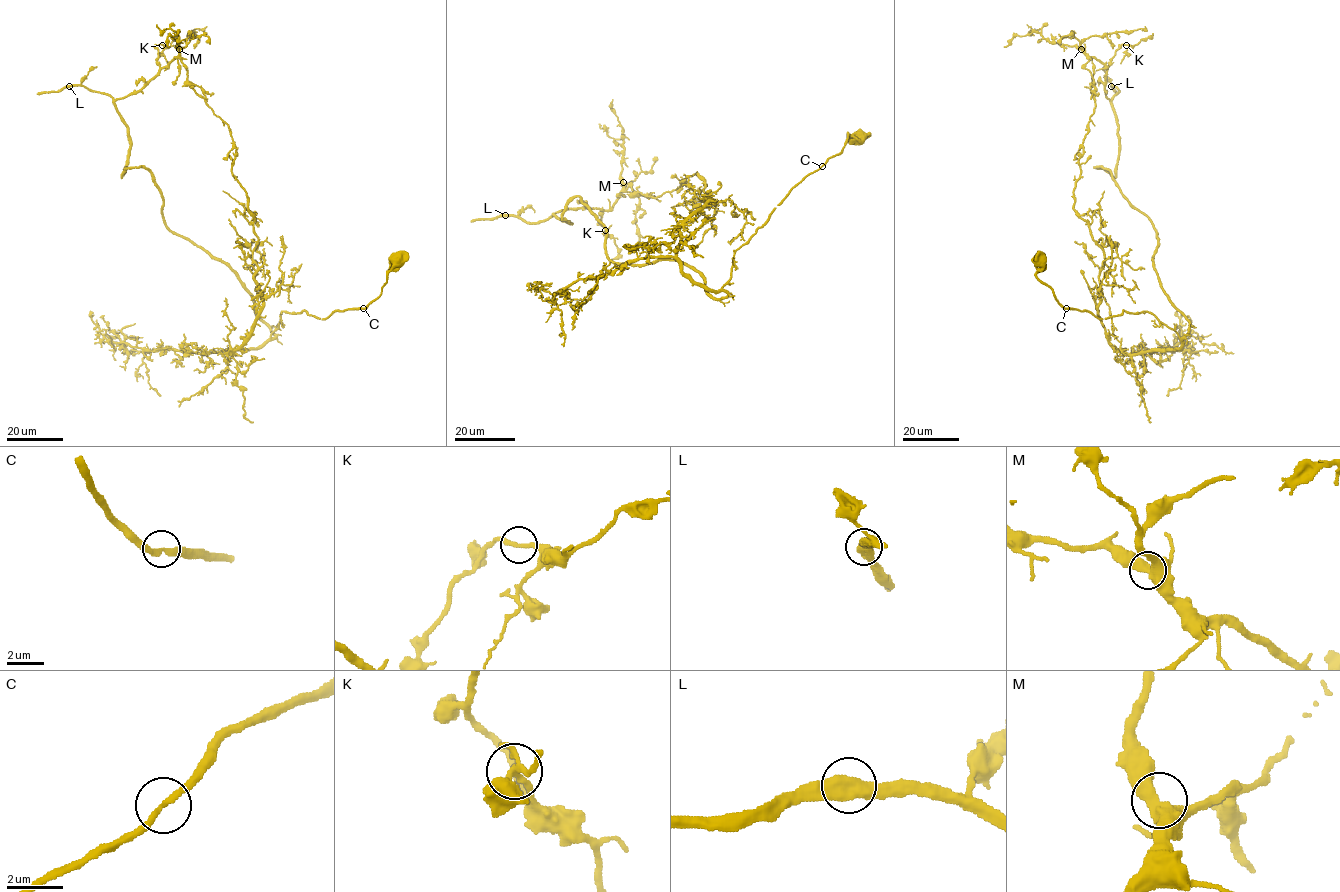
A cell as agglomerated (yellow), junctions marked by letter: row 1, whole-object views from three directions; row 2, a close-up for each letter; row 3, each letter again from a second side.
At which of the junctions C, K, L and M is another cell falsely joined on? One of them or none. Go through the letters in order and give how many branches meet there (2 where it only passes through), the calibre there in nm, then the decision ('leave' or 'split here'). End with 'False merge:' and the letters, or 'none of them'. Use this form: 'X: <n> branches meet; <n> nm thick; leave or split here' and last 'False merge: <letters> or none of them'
C: 2 branches meet; 240 nm thick; leave
K: 2 branches meet; 220 nm thick; leave
L: 2 branches meet; 550 nm thick; leave
M: 2 branches meet; 500 nm thick; leave
False merge: none of them

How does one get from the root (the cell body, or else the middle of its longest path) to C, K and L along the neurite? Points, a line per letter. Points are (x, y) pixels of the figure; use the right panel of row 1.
C: (1040, 259), (1041, 266), (1036, 276), (1066, 308)
K: (1040, 259), (1063, 307), (1146, 311), (1187, 332), (1152, 222), (1094, 167), (1115, 176), (1105, 75), (1126, 44)
L: (1040, 259), (1063, 307), (1146, 311), (1187, 332), (1152, 222), (1094, 167), (1115, 176), (1111, 86)

